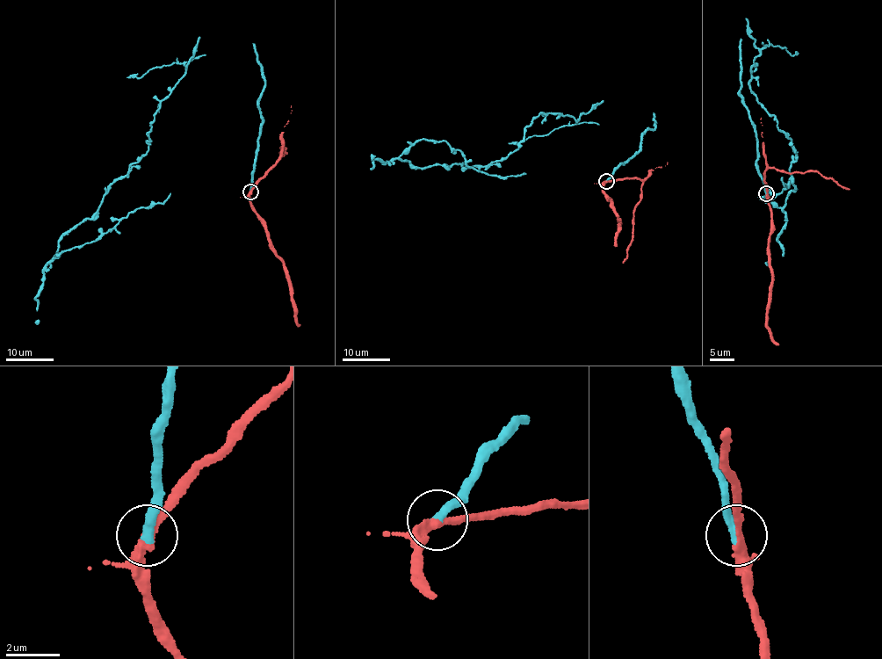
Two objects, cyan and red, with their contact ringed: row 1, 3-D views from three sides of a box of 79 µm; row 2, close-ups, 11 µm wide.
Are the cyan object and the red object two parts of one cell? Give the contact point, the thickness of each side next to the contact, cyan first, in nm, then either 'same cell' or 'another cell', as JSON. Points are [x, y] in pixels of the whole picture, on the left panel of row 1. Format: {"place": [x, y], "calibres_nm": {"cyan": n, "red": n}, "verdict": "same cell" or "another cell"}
{"place": [250, 191], "calibres_nm": {"cyan": 320, "red": 280}, "verdict": "another cell"}

